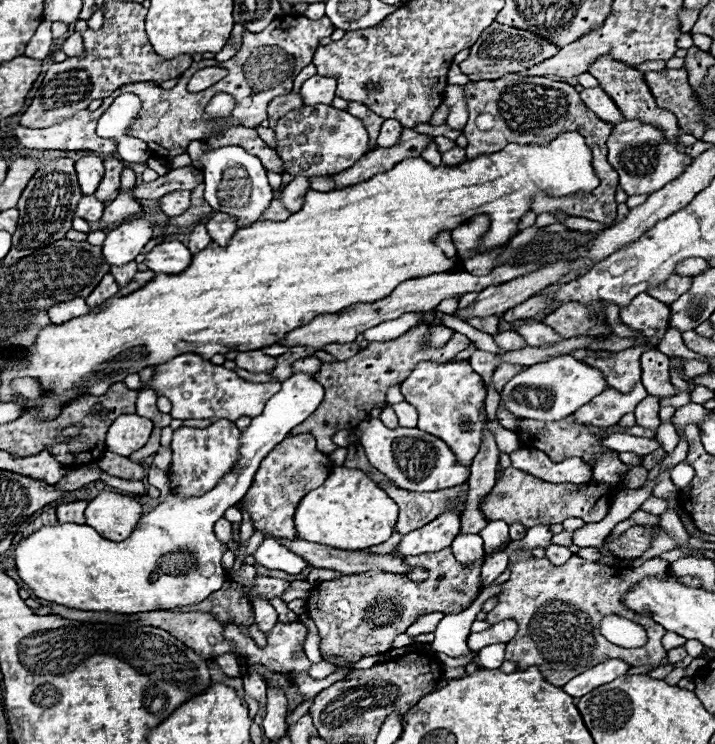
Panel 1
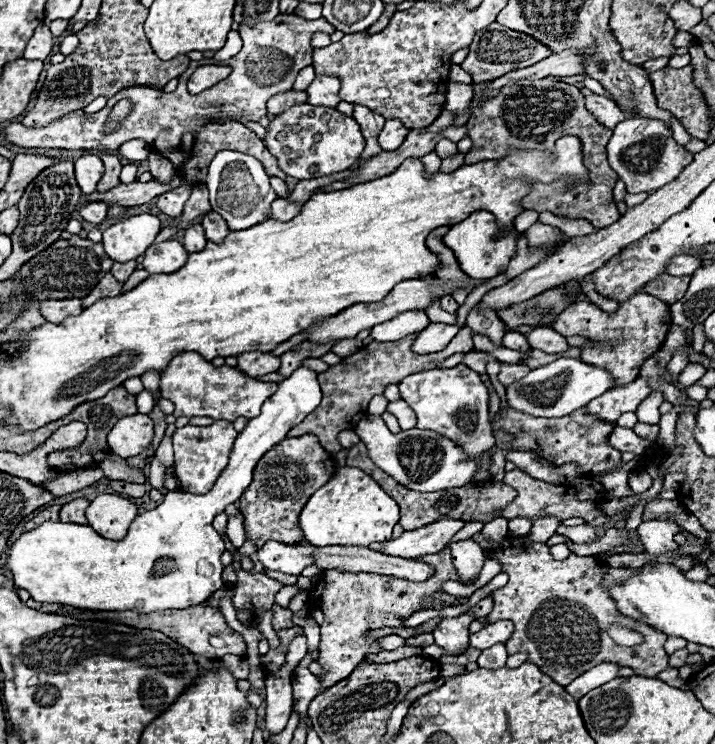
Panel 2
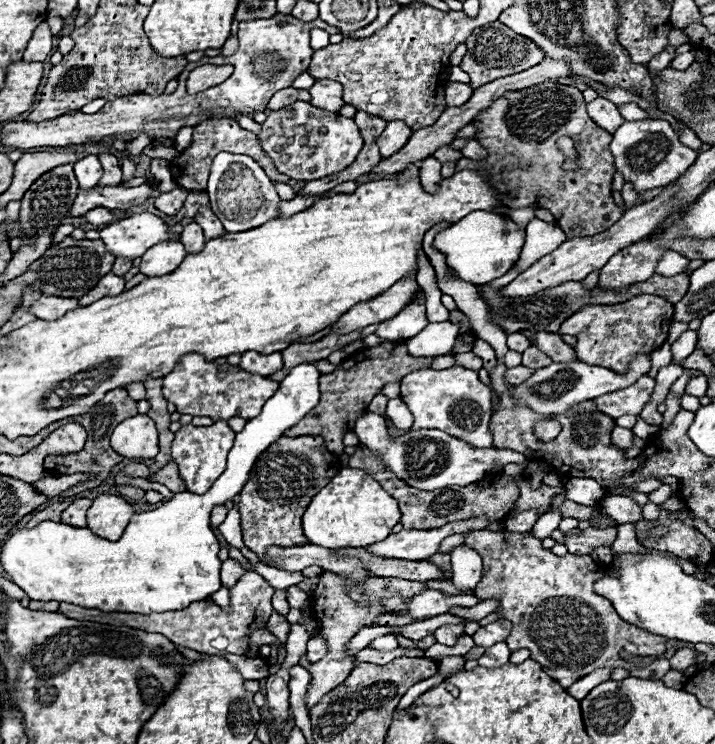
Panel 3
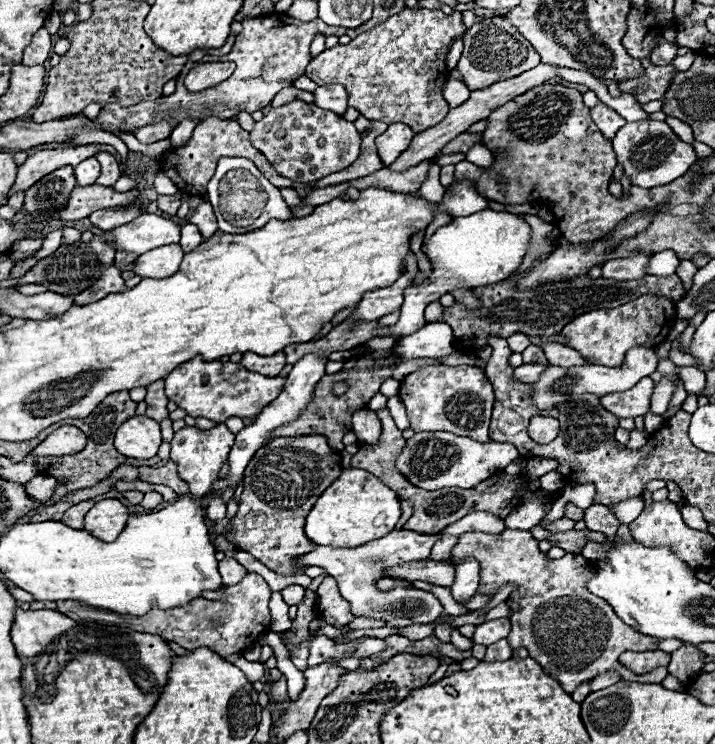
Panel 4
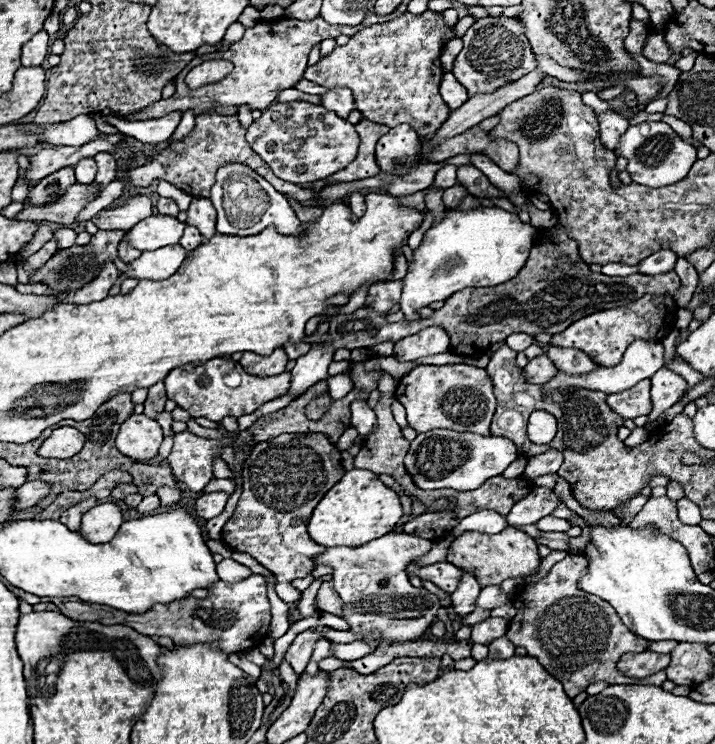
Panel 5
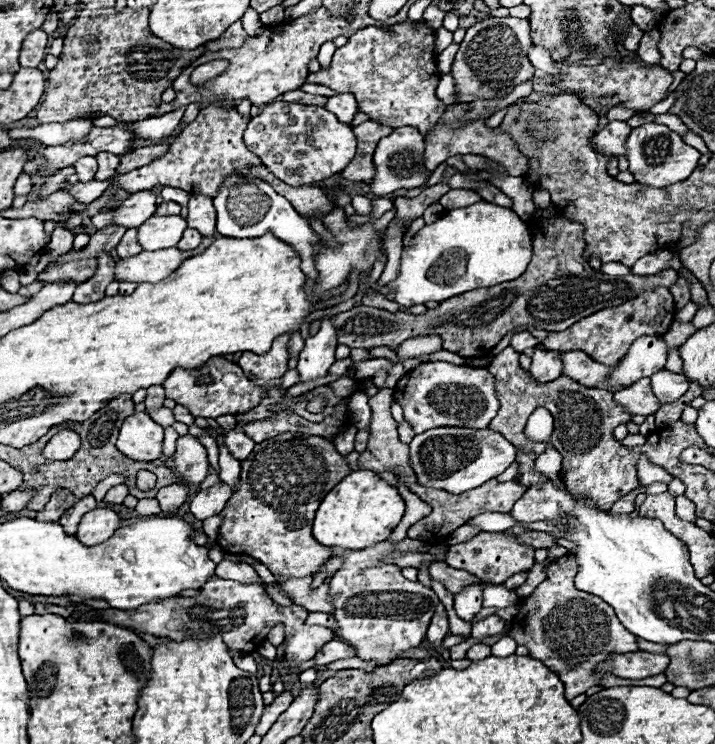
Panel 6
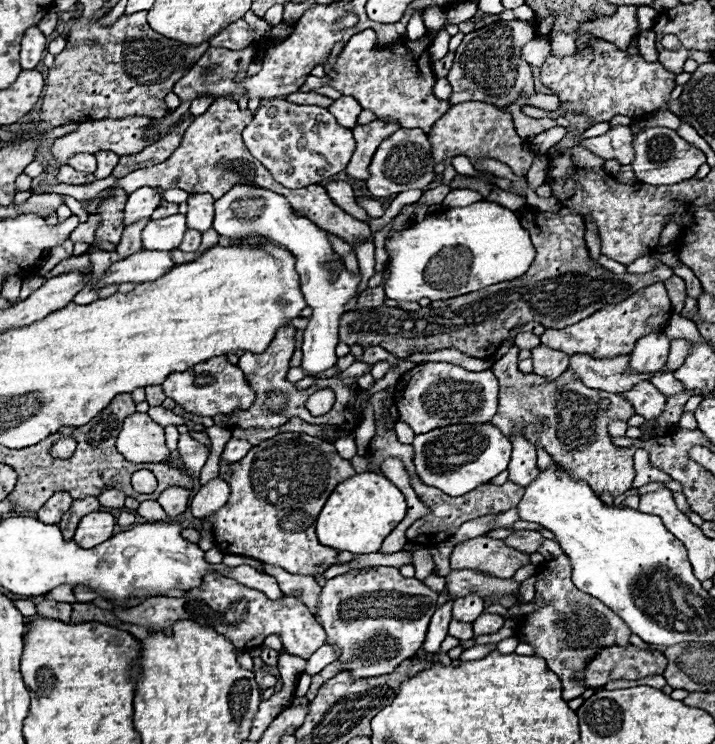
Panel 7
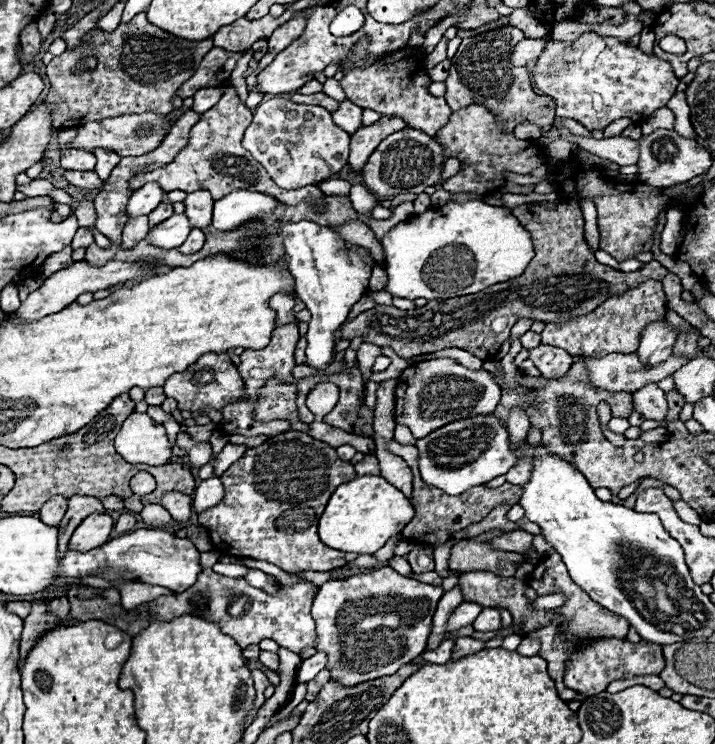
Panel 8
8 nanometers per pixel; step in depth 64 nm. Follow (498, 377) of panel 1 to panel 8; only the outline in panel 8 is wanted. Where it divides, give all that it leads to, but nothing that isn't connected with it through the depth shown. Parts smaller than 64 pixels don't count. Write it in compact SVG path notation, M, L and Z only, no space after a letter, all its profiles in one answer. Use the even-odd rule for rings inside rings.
M540 344L538 348L532 348L528 352L528 358L538 366L542 376L548 380L562 378L564 374L568 374L570 366L574 364L574 358L568 352L548 344Z

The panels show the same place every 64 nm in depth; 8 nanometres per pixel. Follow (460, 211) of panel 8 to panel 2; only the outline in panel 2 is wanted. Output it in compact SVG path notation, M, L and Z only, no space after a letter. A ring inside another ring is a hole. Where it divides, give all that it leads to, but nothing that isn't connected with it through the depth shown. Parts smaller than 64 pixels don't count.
M486 210L474 212L472 216L468 216L466 220L462 220L460 224L454 224L442 238L444 246L452 248L458 268L466 274L472 276L474 280L488 280L498 276L500 272L504 272L504 268L508 268L508 260L512 260L512 256L516 256L516 240L520 238L520 232L516 232L516 228L508 228L506 234L500 236L500 228L496 224L496 216L492 216ZM412 310L412 312L404 312L396 318L384 322L384 324L376 324L376 328L372 328L370 336L378 342L396 342L404 336L422 332L428 324L430 324L430 320L424 314L424 310Z

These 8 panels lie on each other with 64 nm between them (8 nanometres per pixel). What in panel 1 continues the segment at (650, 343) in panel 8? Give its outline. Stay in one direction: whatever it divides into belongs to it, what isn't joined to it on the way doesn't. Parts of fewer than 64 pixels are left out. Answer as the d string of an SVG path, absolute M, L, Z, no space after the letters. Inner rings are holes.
M558 356L550 362L534 364L516 374L502 390L502 402L510 414L518 418L534 418L534 420L562 420L570 416L580 406L588 404L592 396L598 396L606 390L604 374L596 368L586 366L584 362L572 356Z

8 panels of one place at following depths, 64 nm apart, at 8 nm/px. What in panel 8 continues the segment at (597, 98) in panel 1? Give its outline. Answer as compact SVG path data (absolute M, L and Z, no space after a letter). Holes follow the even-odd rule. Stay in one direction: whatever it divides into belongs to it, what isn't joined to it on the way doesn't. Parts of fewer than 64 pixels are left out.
M556 118L554 128L558 128L560 138L572 140L576 142L580 148L600 156L600 158L608 158L620 166L634 166L638 164L638 156L640 156L640 148L636 144L636 140L628 140L622 136L614 136L614 138L602 138L602 140L594 140L594 138L584 138L584 136L576 136L570 134L570 130L562 124L562 118Z

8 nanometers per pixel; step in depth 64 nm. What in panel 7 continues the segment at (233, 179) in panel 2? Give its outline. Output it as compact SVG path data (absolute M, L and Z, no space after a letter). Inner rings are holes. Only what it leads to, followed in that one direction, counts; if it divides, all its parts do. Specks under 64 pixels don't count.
M234 186L230 192L226 192L222 198L214 202L216 214L212 228L226 238L234 236L270 236L276 244L286 248L296 258L296 272L300 276L300 290L312 308L312 316L308 322L308 328L304 330L304 360L302 368L310 374L324 372L330 366L336 364L334 348L338 344L338 324L342 312L346 312L348 300L358 296L358 286L362 282L360 272L350 272L346 266L338 268L338 276L334 278L332 272L326 268L326 264L340 260L340 256L332 250L332 244L328 240L328 232L312 224L308 218L298 218L292 214L292 206L280 196L266 188L254 188L254 186Z

